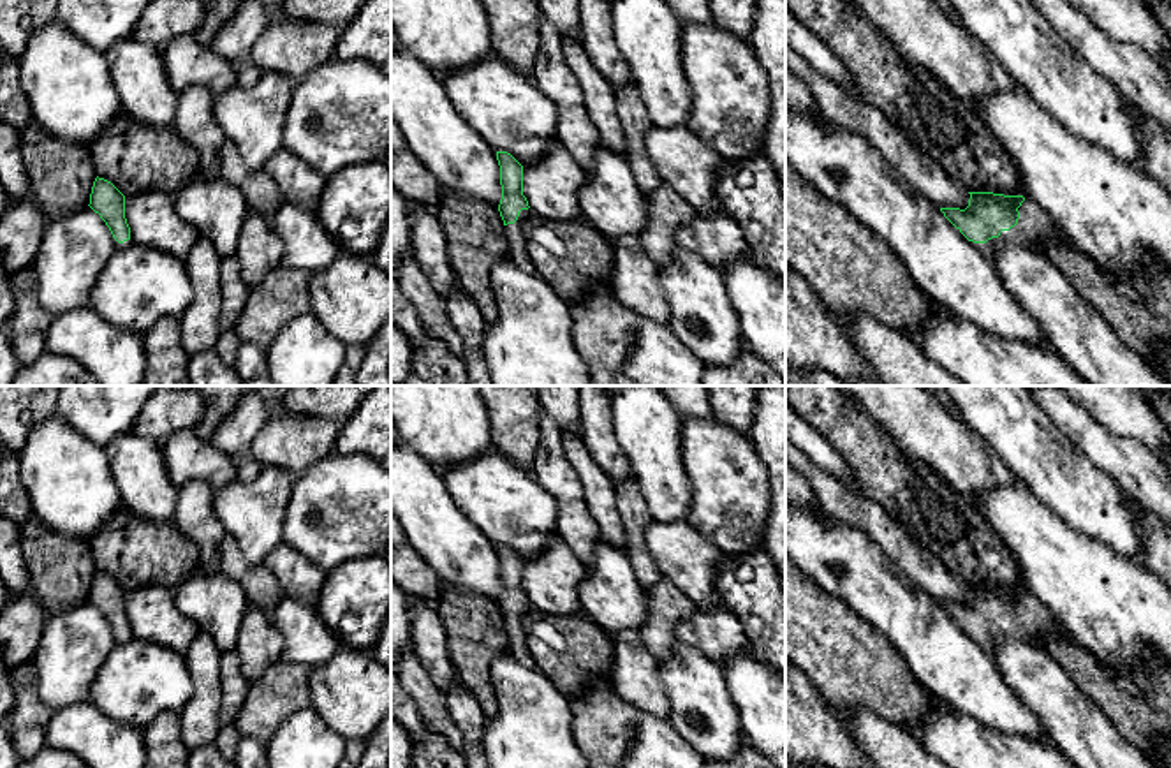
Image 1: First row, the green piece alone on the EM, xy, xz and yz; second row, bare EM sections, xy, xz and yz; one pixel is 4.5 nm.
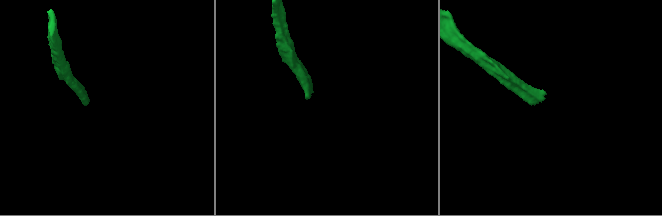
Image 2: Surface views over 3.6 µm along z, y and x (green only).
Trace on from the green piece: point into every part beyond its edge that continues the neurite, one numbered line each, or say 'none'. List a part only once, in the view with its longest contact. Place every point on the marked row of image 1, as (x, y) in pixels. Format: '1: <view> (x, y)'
1: yz (1034, 229)

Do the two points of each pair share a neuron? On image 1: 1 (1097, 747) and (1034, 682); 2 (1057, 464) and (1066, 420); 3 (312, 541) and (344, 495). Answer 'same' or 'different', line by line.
1: same
2: different
3: same

